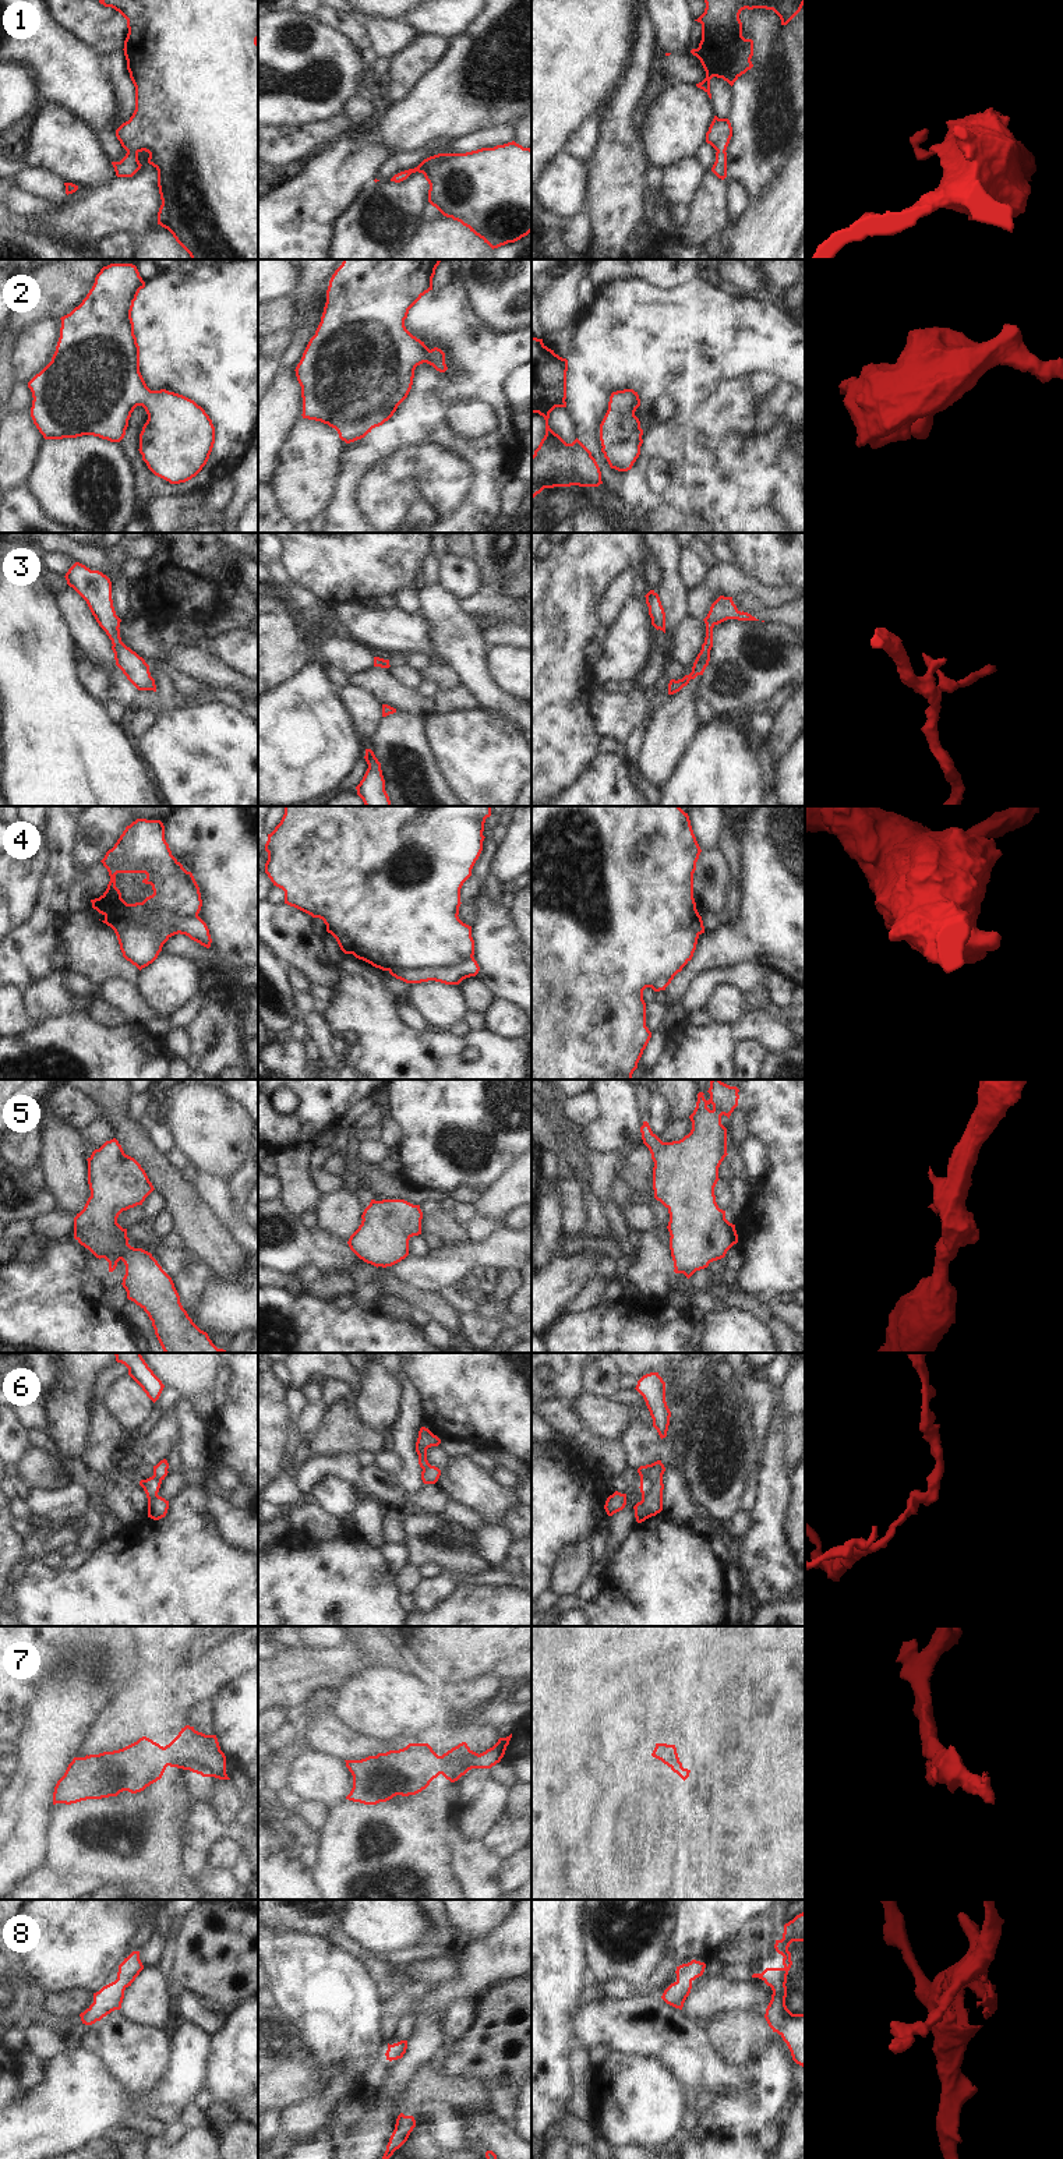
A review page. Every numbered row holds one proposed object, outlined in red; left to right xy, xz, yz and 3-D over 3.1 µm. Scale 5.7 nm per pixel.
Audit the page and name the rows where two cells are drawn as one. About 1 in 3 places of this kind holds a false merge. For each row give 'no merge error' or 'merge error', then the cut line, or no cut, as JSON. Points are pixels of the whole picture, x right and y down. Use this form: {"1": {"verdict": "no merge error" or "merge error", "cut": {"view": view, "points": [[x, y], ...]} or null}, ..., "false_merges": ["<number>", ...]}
{"1": {"verdict": "no merge error", "cut": null}, "2": {"verdict": "no merge error", "cut": null}, "3": {"verdict": "no merge error", "cut": null}, "4": {"verdict": "merge error", "cut": {"view": "xy", "points": [[197, 915], [155, 911], [117, 926]]}}, "5": {"verdict": "no merge error", "cut": null}, "6": {"verdict": "merge error", "cut": {"view": "yz", "points": [[647, 1477], [650, 1490], [642, 1500]]}}, "7": {"verdict": "no merge error", "cut": null}, "8": {"verdict": "no merge error", "cut": null}, "false_merges": ["4", "6"]}

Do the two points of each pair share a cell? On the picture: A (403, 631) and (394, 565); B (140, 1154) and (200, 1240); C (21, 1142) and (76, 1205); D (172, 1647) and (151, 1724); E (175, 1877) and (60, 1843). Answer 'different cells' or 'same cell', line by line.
A: different cells
B: same cell
C: different cells
D: different cells
E: same cell

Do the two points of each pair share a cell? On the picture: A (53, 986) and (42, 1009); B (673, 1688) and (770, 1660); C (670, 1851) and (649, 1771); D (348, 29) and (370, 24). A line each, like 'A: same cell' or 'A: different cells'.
A: same cell
B: different cells
C: same cell
D: different cells

